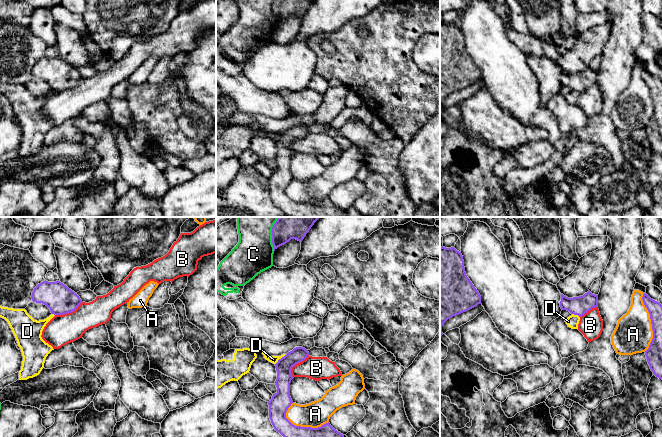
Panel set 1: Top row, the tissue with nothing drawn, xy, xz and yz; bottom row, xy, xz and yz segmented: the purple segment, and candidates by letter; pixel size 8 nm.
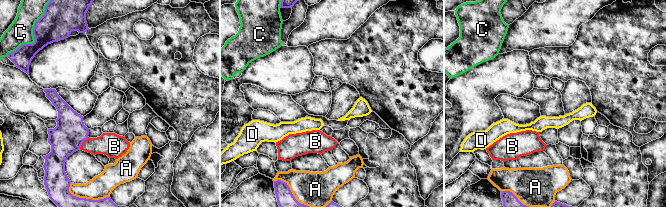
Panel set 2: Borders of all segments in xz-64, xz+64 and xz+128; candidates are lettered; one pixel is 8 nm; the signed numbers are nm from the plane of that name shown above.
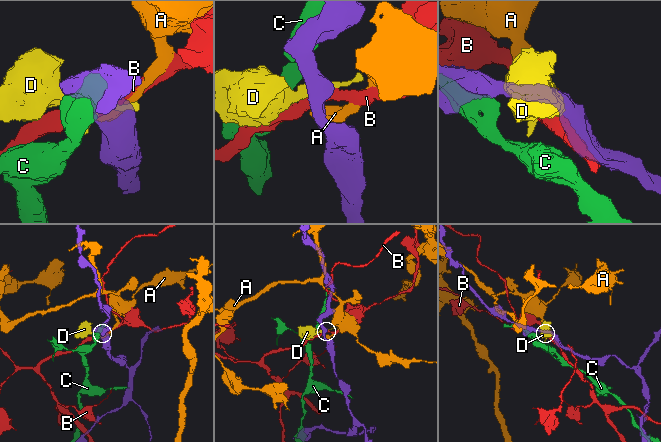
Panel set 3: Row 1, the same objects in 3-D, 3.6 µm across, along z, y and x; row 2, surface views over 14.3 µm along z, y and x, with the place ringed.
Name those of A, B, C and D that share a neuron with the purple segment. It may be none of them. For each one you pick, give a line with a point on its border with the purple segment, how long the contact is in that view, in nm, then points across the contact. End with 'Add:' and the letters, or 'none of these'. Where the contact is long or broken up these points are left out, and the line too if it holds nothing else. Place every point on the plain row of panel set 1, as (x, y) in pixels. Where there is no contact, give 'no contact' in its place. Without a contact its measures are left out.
Add: none of these

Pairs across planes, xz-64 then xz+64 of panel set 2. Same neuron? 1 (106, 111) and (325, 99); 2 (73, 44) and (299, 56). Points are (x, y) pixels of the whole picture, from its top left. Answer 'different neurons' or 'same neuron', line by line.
1: different neurons
2: same neuron

